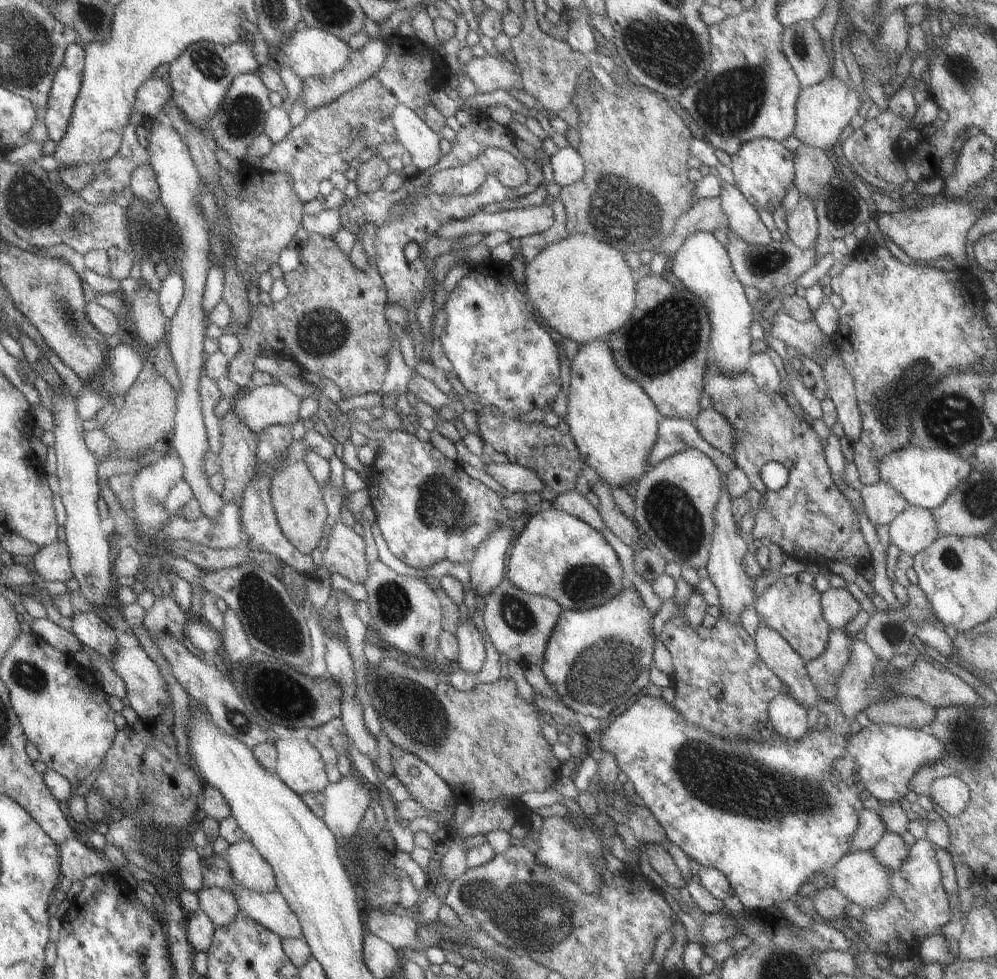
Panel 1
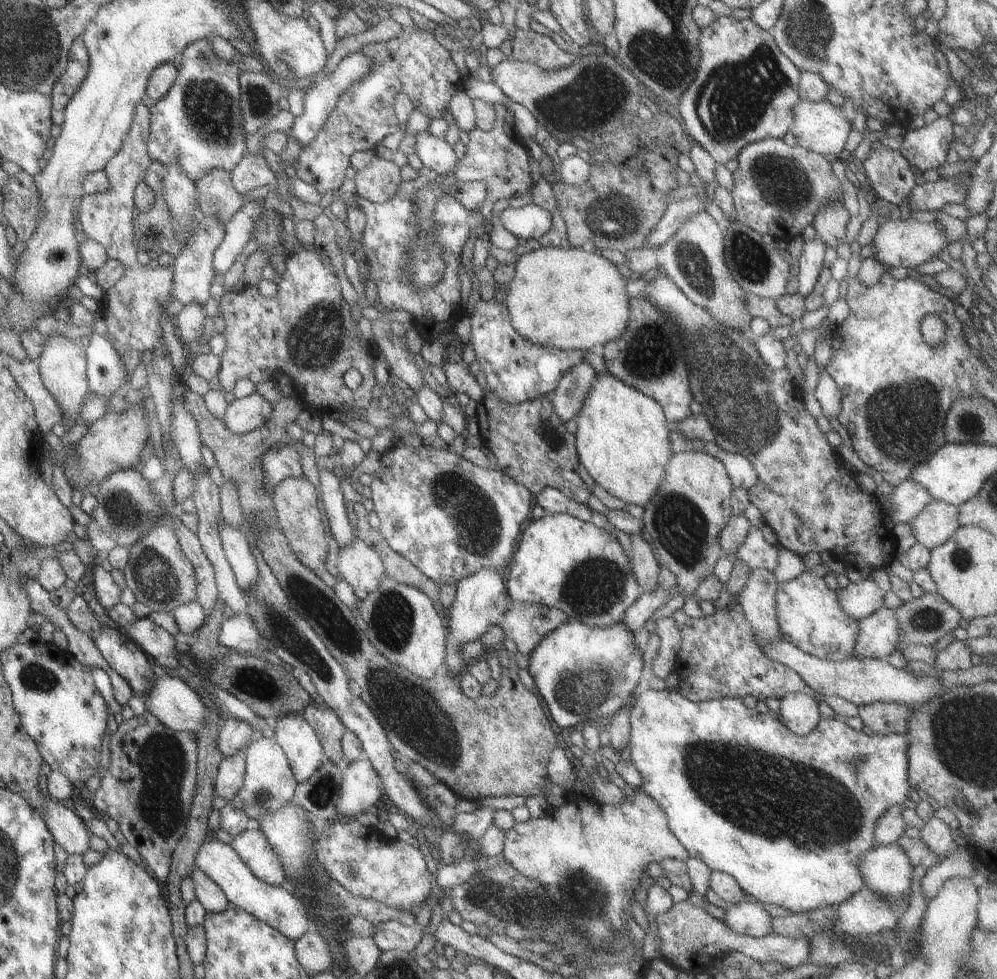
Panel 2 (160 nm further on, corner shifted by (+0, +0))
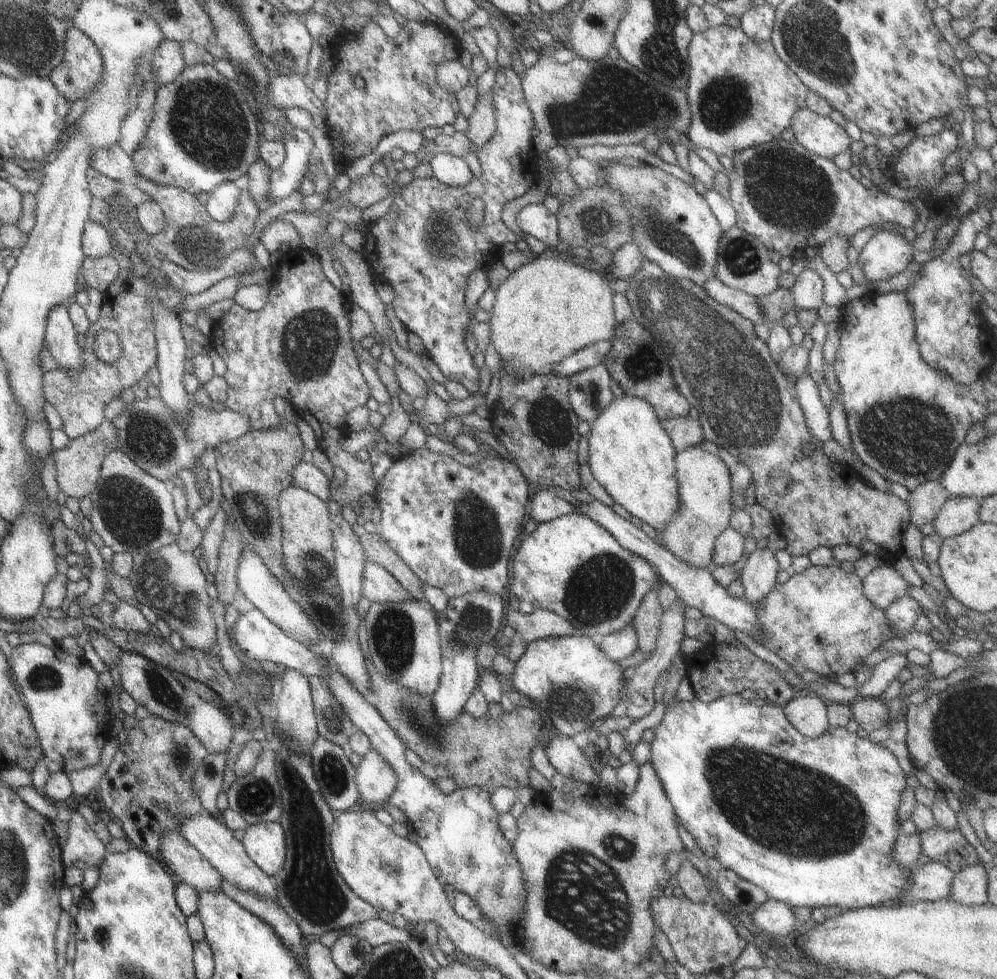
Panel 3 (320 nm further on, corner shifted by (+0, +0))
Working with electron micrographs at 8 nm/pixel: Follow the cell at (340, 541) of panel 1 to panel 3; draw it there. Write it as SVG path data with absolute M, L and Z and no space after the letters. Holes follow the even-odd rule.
M365 561L361 580L361 598L370 603L403 603L410 600L407 592L383 568Z

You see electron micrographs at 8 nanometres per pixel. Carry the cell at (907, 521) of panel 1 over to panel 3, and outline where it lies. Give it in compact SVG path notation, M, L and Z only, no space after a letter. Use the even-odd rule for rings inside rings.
M949 496L930 522L934 534L943 540L971 528L978 521L981 501L981 497Z

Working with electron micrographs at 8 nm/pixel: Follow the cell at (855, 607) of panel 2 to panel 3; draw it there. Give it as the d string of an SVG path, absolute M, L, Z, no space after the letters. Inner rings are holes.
M888 562L876 566L861 581L863 596L874 607L884 609L891 602L907 594L910 580L904 579Z

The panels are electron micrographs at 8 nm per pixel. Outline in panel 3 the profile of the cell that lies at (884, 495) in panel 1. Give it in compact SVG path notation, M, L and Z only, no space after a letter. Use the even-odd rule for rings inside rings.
M927 481L909 491L910 522L917 528L929 524L945 504L949 494L939 481Z

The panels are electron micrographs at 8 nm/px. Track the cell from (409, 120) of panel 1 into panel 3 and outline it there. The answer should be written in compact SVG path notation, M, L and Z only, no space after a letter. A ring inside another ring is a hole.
M446 153L434 155L428 163L433 171L432 178L440 184L449 187L465 187L472 180L471 170L461 157Z

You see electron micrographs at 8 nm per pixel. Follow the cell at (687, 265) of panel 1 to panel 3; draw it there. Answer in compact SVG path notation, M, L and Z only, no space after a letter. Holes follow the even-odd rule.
M627 159L615 160L609 166L599 168L599 177L600 182L622 197L631 240L637 244L645 261L701 288L714 276L717 243L723 232L704 197L697 194L693 186L649 164L629 166Z

